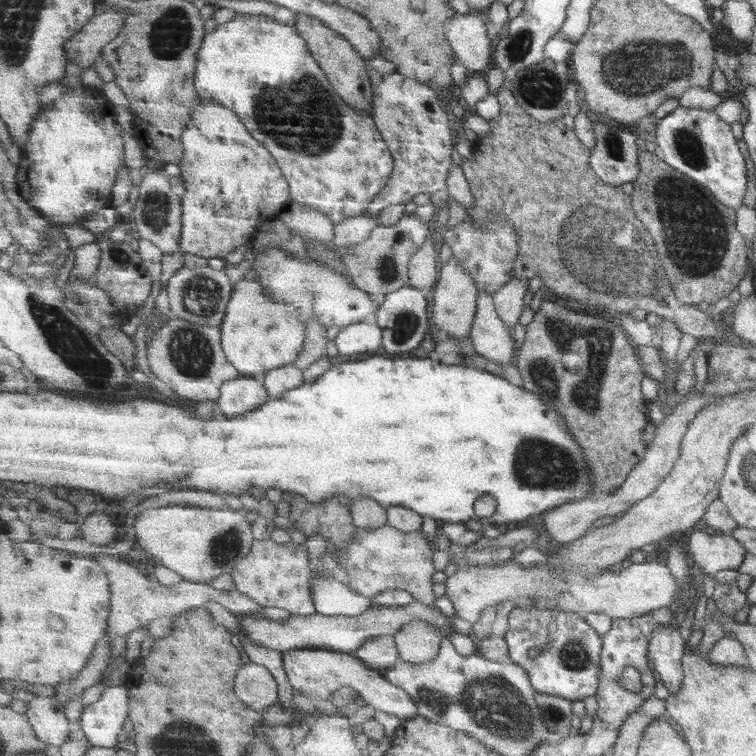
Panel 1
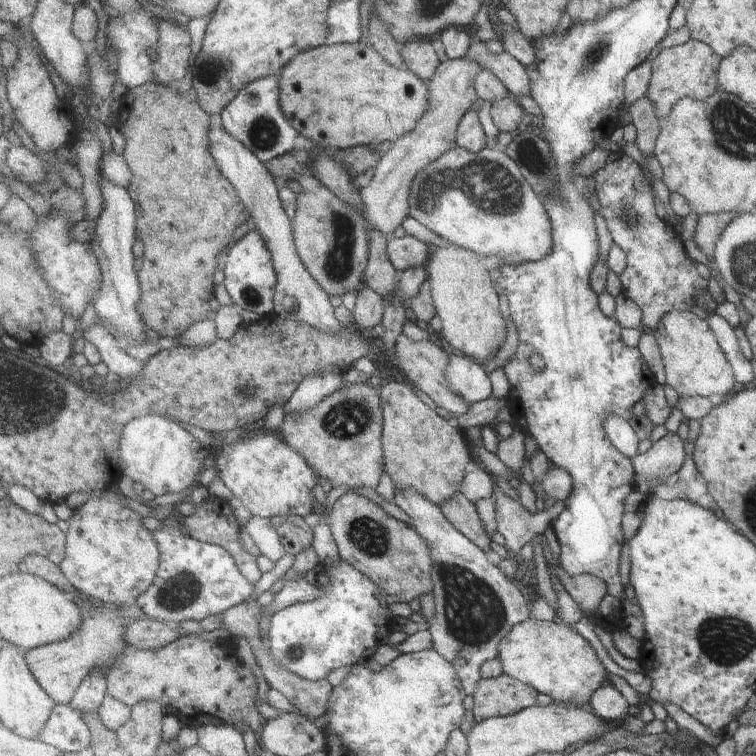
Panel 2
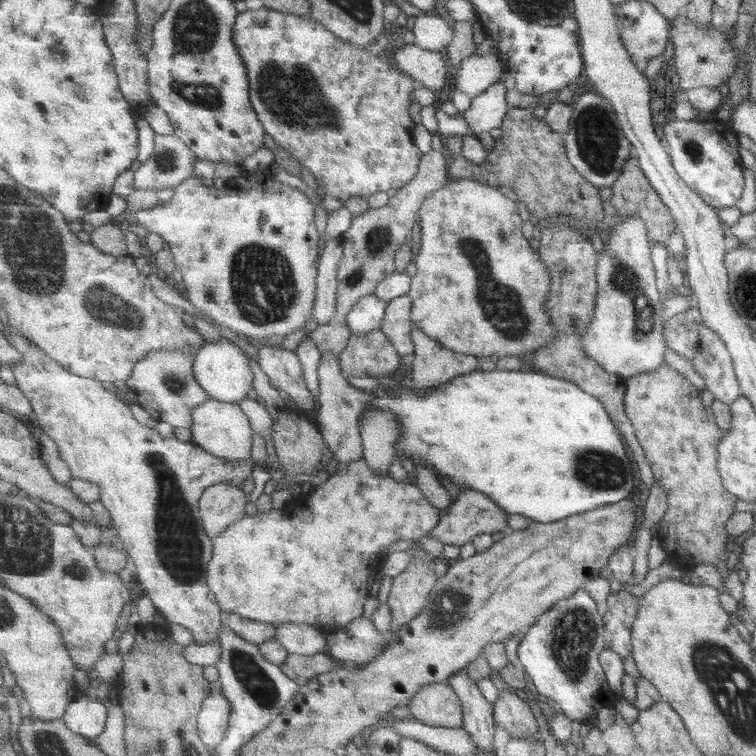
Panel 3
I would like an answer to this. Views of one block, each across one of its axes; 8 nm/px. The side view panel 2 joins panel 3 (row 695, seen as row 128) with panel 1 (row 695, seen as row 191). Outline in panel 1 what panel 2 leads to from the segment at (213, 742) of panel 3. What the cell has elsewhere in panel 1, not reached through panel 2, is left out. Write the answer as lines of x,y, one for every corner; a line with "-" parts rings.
251,662
237,671
235,679
237,696
253,710
263,713
279,702
279,686
266,666

